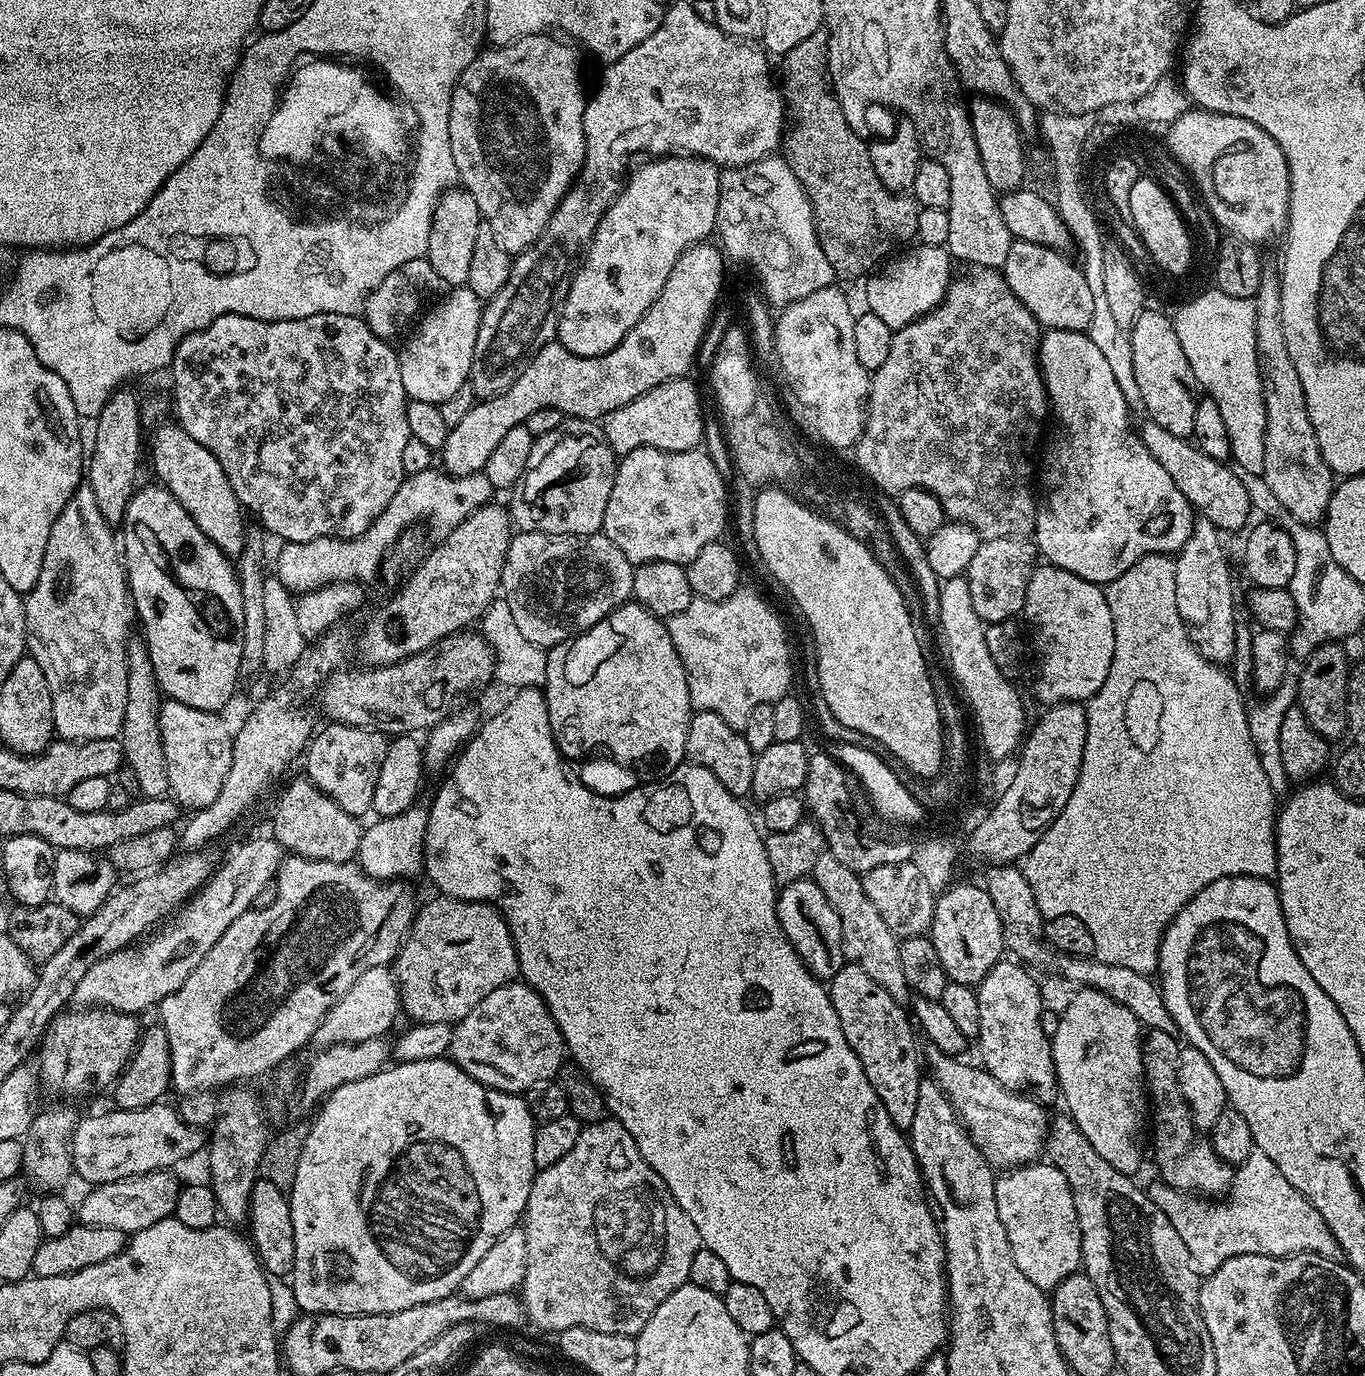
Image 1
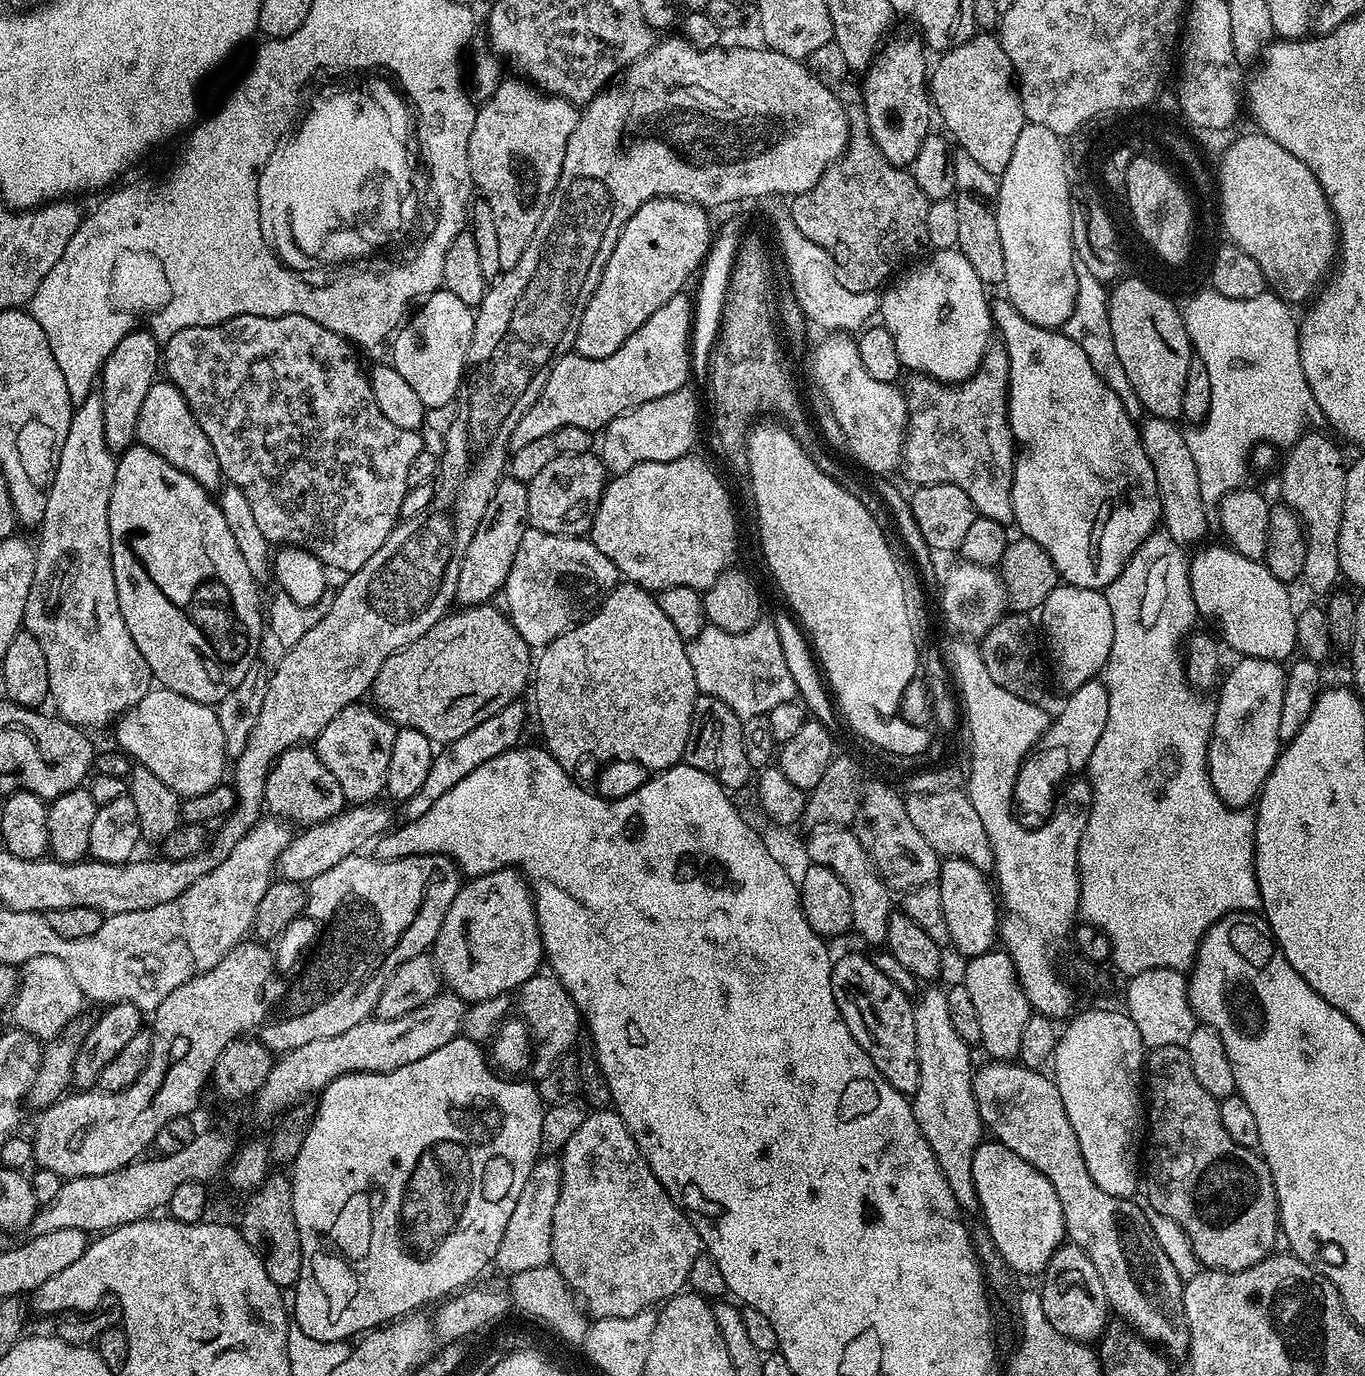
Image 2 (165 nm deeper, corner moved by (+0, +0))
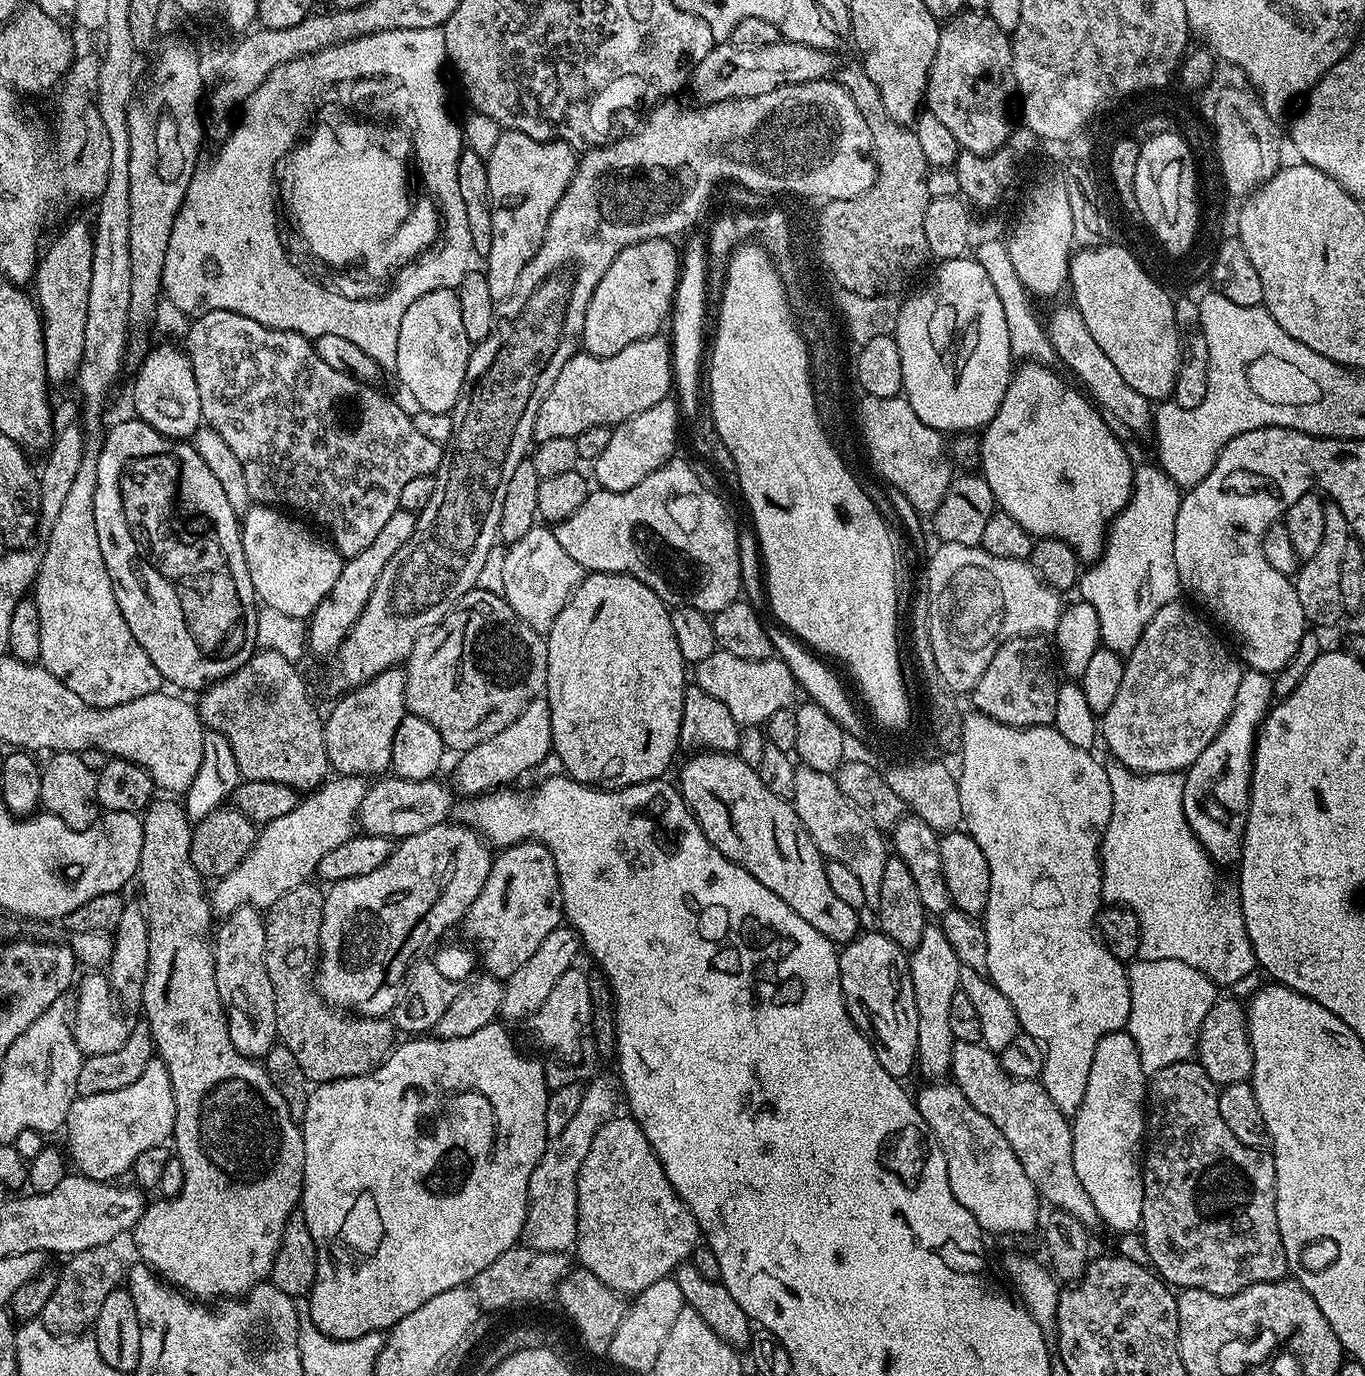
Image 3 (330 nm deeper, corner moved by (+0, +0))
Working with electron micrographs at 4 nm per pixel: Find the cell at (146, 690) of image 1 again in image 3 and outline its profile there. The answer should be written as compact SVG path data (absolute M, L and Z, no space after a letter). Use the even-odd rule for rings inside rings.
M160 798L153 799L152 803L148 805L147 808L144 809L142 813L143 826L142 826L142 852L141 852L141 862L138 871L138 881L140 880L140 892L144 895L144 900L142 899L142 907L148 918L148 933L150 934L150 958L148 959L148 973L146 974L146 982L144 983L144 998L142 1001L142 1009L144 1008L144 1016L143 1019L150 1026L150 1030L152 1031L152 1043L154 1045L155 1055L164 1063L166 1066L166 1070L170 1074L170 1086L174 1090L174 1126L172 1127L172 1136L174 1137L174 1141L176 1140L176 1152L174 1148L174 1156L175 1159L180 1160L182 1162L182 1174L184 1175L184 1181L182 1182L182 1190L179 1192L177 1196L170 1196L167 1198L156 1198L156 1201L149 1203L147 1207L144 1209L144 1213L138 1218L138 1222L132 1228L130 1233L130 1239L133 1240L134 1243L140 1247L140 1256L139 1259L143 1261L143 1263L147 1264L149 1268L152 1269L153 1272L156 1273L157 1276L160 1277L161 1280L169 1283L174 1288L179 1288L181 1292L195 1298L200 1302L216 1302L221 1298L244 1298L247 1297L248 1293L252 1291L252 1288L256 1284L263 1284L265 1281L271 1277L272 1274L272 1263L274 1262L274 1258L278 1254L278 1246L282 1242L282 1234L284 1233L284 1227L286 1226L286 1222L291 1216L297 1211L300 1195L302 1194L302 1190L304 1189L304 1133L302 1131L301 1125L298 1123L297 1117L294 1117L290 1114L290 1110L286 1106L286 1098L282 1098L282 1094L278 1094L278 1090L274 1086L274 1082L270 1082L270 1078L266 1074L266 1070L264 1069L263 1063L259 1059L243 1056L242 1054L238 1054L238 1050L234 1050L234 1046L230 1042L230 1030L228 1029L228 1015L224 1012L224 1003L222 1002L222 998L218 994L218 982L214 978L214 970L216 967L214 966L214 954L212 953L214 944L210 939L210 929L214 924L214 913L212 911L212 905L210 903L209 897L206 895L206 880L205 877L202 877L198 874L198 870L194 870L194 862L190 862L190 838L192 837L192 829L194 827L193 821L189 820L188 813L184 811L183 803L174 801L172 798L164 798L168 800L160 800Z

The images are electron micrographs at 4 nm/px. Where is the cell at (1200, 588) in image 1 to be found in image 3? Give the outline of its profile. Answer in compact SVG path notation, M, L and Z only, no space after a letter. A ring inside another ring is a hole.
M1067 307L1054 309L1052 317L1046 320L1048 341L1056 352L1056 360L1064 363L1081 380L1079 383L1086 389L1087 395L1113 421L1121 420L1132 432L1144 432L1147 428L1149 431L1154 424L1153 405L1142 394L1138 394L1138 390L1134 390L1134 386L1130 386L1130 382L1118 374L1114 362L1102 354L1102 346L1094 342L1094 337L1090 335L1090 330L1086 330L1086 322L1082 322L1082 314L1078 314L1076 307Z

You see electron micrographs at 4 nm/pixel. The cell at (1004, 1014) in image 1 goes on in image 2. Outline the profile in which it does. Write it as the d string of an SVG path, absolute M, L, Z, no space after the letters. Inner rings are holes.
M1003 950L983 952L971 957L964 968L962 982L978 1013L978 1022L982 1029L980 1044L996 1062L1012 1062L1019 1057L1019 1043L1027 1020L1033 1014L1028 1005L1026 994L1016 976L1016 967L1008 953Z

